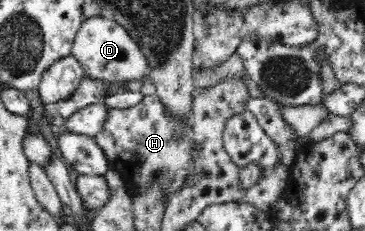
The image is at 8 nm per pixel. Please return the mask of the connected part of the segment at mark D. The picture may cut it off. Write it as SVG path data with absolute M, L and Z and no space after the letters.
M102 16L83 21L73 43L72 56L81 62L86 75L97 81L114 84L148 76L147 59L134 37L119 22Z

